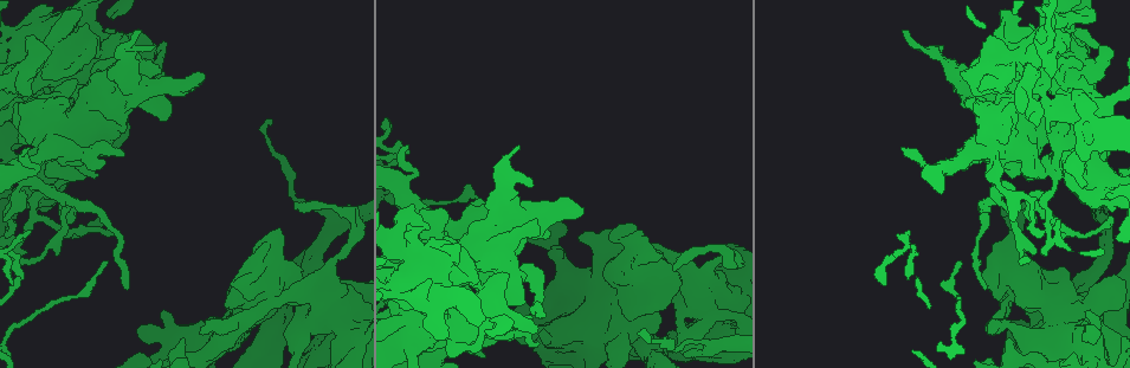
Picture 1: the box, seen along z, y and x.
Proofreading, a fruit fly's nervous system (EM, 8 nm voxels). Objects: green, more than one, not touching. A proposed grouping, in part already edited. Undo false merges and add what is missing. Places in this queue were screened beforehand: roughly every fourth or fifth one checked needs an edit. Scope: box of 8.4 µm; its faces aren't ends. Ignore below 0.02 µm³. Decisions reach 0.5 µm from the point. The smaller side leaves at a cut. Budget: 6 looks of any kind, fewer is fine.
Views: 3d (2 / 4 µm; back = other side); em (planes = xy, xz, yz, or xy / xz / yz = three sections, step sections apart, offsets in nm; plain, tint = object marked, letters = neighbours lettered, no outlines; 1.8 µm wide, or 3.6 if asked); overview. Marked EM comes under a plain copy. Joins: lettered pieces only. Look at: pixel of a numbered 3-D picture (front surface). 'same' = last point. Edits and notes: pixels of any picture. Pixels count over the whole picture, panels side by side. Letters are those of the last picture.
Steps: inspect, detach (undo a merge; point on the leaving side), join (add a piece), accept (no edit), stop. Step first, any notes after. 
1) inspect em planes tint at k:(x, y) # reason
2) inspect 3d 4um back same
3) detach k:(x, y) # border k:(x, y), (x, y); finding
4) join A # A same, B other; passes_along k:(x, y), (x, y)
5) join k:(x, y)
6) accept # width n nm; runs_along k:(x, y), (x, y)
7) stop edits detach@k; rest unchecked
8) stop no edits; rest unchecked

inspect 3d 4um at 1:(627, 329) # four or more arms meet

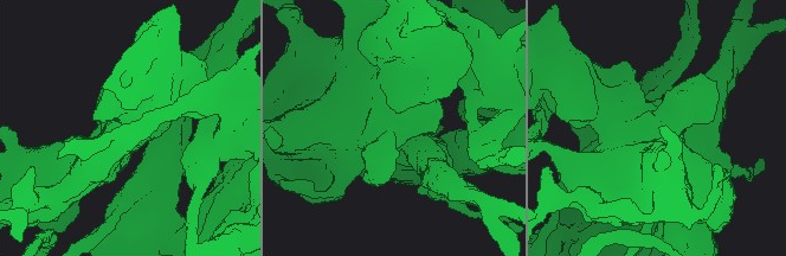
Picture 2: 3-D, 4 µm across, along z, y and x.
inspect em 3.6um planes letters at 2:(659, 126) # now the EM

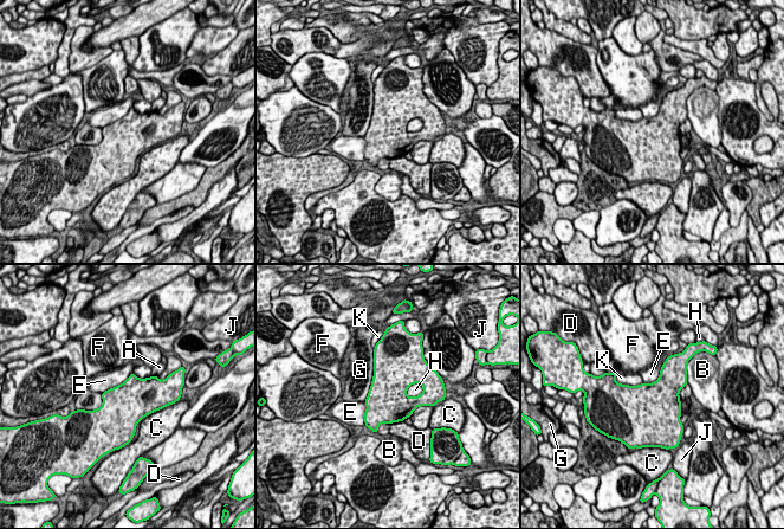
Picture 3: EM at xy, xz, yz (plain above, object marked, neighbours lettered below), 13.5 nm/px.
accept # A other, B other, C other, D other, E other, F other, G other, H other, J other, K other; continuous, no second cell

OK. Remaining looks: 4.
inspect 3d 4um at 1:(732, 303) # a narrow waist

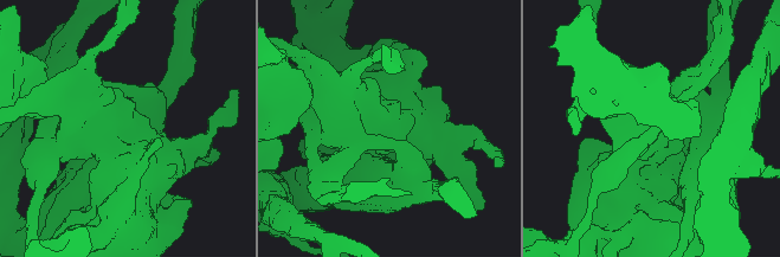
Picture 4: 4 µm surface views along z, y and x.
inspect em 3.6um planes tint at 4:(124, 141)

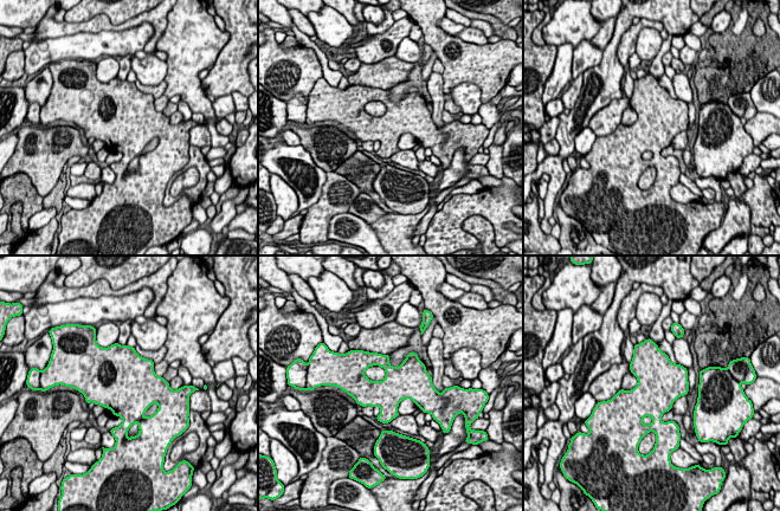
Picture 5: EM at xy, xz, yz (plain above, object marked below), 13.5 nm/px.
inspect em 3.6um planes letters same # what lies round it

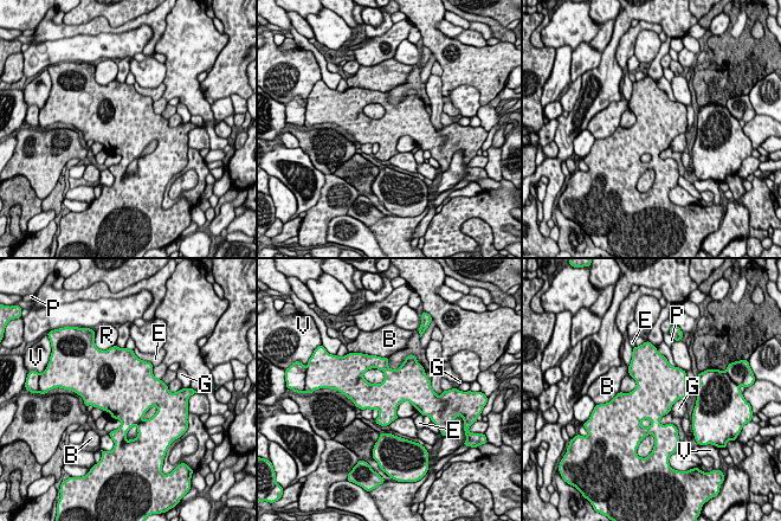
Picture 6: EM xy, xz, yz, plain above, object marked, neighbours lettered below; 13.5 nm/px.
accept # B other, E other, G other, P other, R other, V other; border 6:(417, 410), (401, 401), (395, 415); continuous, no second cell

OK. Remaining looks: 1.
inspect em xz step 16 letters at 1:(536, 346) # branch stops here

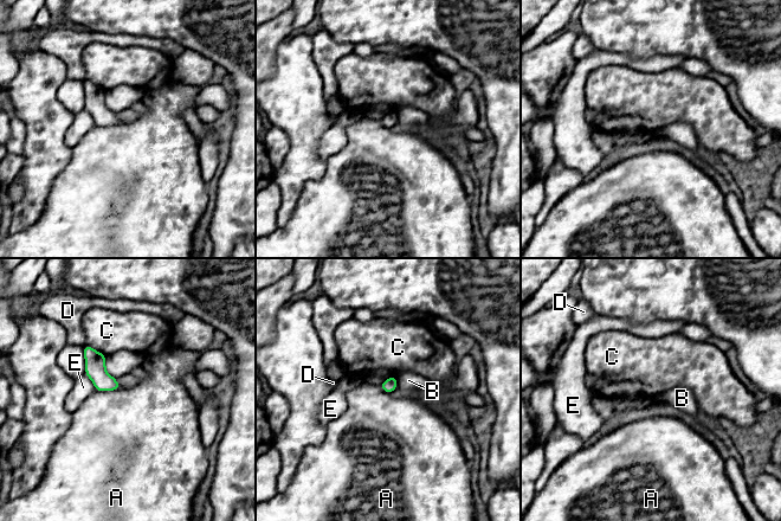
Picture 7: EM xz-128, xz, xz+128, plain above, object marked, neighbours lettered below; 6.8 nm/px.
accept # longest_contact A 190 nm; A other, B other, C other, D other, E other; none of them fits

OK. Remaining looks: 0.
stop no edits; rest unchecked

